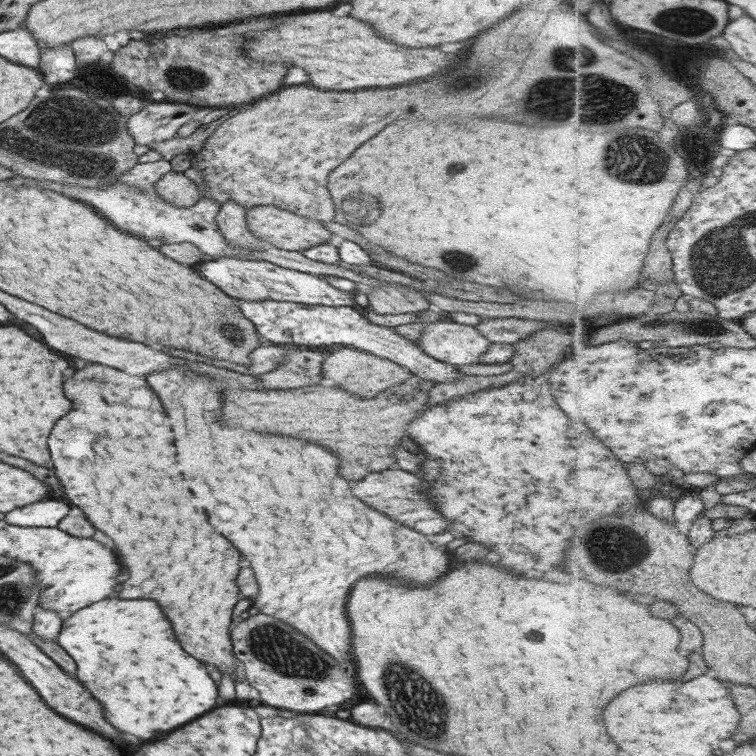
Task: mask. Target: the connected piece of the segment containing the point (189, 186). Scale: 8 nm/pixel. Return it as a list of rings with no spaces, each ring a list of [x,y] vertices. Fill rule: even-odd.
[[[167,172],[156,183],[161,199],[177,207],[191,207],[202,195],[193,176],[189,173]]]

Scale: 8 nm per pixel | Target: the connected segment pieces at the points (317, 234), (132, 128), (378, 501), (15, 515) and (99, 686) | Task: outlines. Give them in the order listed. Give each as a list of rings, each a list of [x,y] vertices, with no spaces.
[[[274,205],[255,206],[245,209],[245,217],[249,232],[270,246],[286,251],[302,252],[322,243],[332,242],[333,234],[326,230],[321,221],[301,217],[293,212]]]
[[[168,100],[148,103],[138,114],[127,118],[127,132],[135,144],[149,145],[164,142],[178,134],[178,130],[198,114],[196,106]]]
[[[384,470],[384,472],[370,473],[365,476],[364,480],[354,482],[352,492],[358,500],[365,502],[370,508],[389,516],[392,520],[408,526],[422,534],[432,536],[439,532],[448,531],[450,522],[442,518],[434,510],[434,506],[428,502],[426,496],[422,496],[422,480],[416,478],[414,474],[402,472],[402,470]]]
[[[56,500],[35,502],[6,513],[4,521],[20,527],[57,527],[68,514],[68,506]]]
[[[106,598],[102,602],[94,602],[84,610],[64,616],[56,642],[76,660],[76,678],[96,700],[104,704],[104,718],[120,732],[150,740],[158,732],[172,732],[174,728],[202,716],[216,704],[218,688],[214,680],[198,660],[180,648],[170,622],[152,600]]]

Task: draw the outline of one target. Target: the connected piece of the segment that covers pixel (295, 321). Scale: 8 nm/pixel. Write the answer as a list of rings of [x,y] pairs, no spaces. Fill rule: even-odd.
[[[241,298],[236,299],[236,302],[243,315],[255,326],[260,338],[270,341],[272,344],[290,348],[330,346],[330,344],[354,347],[402,365],[422,380],[432,381],[435,384],[453,382],[464,376],[455,369],[454,365],[440,362],[428,356],[417,342],[398,335],[394,329],[388,326],[380,326],[368,320],[353,307],[306,305],[274,300],[241,300]]]

